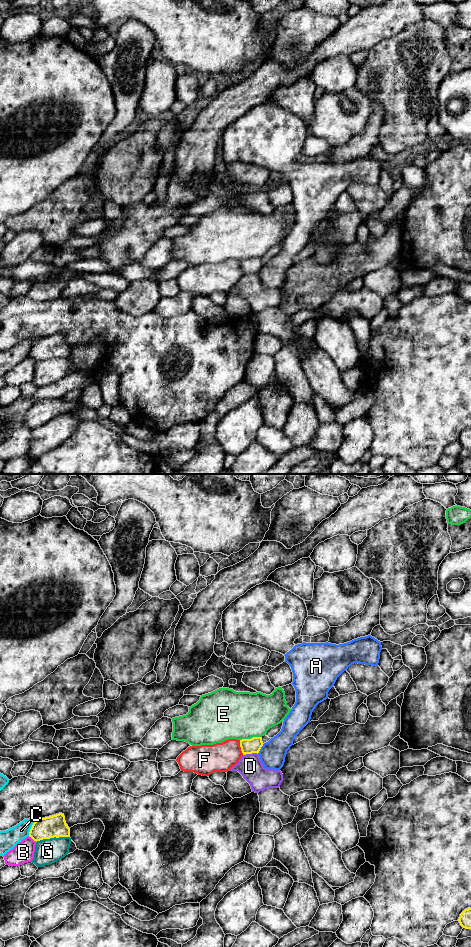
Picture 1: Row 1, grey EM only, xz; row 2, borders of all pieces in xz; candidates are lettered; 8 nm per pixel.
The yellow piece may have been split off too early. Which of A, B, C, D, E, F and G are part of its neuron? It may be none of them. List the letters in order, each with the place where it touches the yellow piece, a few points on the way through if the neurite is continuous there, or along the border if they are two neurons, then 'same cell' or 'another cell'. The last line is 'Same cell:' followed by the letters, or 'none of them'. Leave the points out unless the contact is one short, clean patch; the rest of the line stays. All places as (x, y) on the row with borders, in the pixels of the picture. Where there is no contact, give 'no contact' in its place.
A: xz (260, 748) | another cell
B: xz (32, 838) | another cell
C: xz (31, 828) | another cell
D: xz (250, 753) | along xz (257, 753), (246, 753), (243, 755) | another cell
E: xz (251, 738) | another cell
F: xz (240, 746) | another cell
G: xz (52, 837) | another cell
Same cell: none of them

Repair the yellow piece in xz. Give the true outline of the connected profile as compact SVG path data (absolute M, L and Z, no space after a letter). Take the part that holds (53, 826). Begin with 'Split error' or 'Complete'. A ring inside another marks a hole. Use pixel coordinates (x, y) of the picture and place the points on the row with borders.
Complete. M62 813L36 820L29 832L34 841L43 839L70 837L70 828L66 824Z

